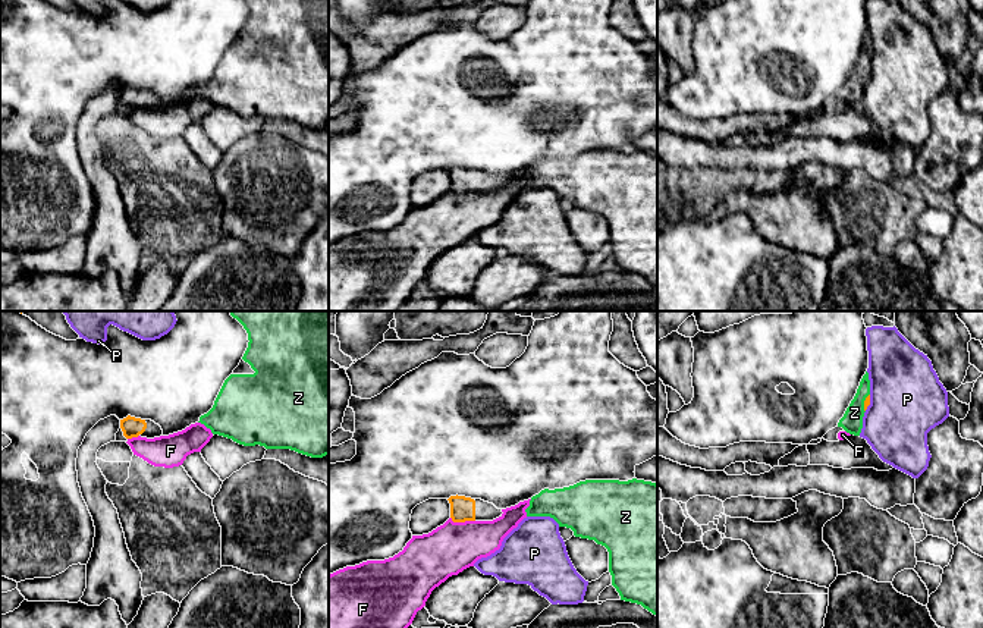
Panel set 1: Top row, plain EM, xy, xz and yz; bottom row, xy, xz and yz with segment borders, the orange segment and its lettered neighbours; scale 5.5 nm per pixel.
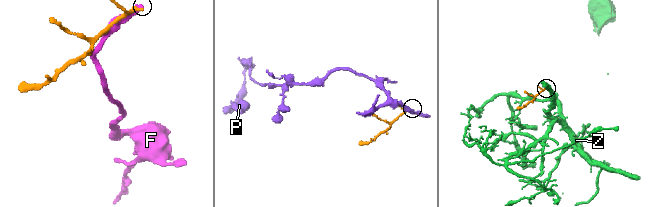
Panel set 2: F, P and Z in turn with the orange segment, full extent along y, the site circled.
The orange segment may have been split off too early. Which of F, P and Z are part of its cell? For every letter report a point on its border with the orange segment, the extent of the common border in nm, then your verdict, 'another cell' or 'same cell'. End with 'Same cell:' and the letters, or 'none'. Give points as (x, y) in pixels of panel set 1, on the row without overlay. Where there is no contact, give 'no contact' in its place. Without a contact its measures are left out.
F: xz (462, 192) | 140 nm | another cell
P: yz (869, 74) | 90 nm | another cell
Z: yz (864, 74) | 110 nm | same cell
Same cell: Z

